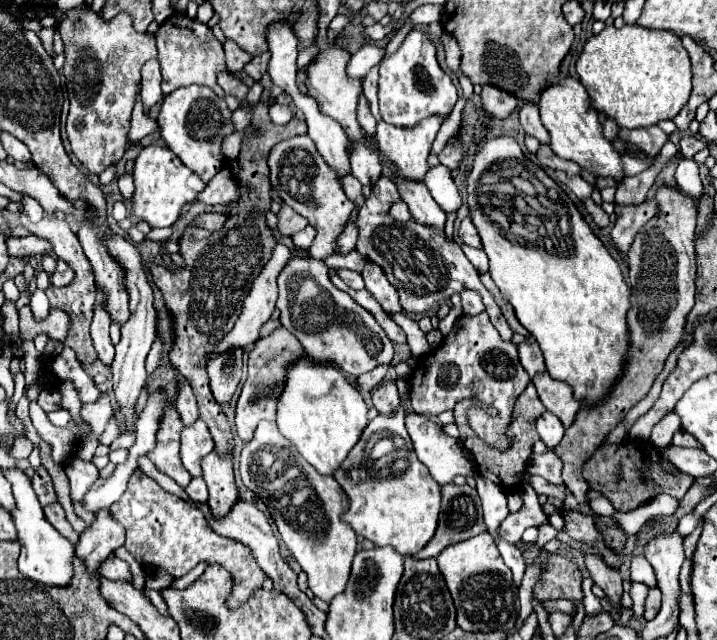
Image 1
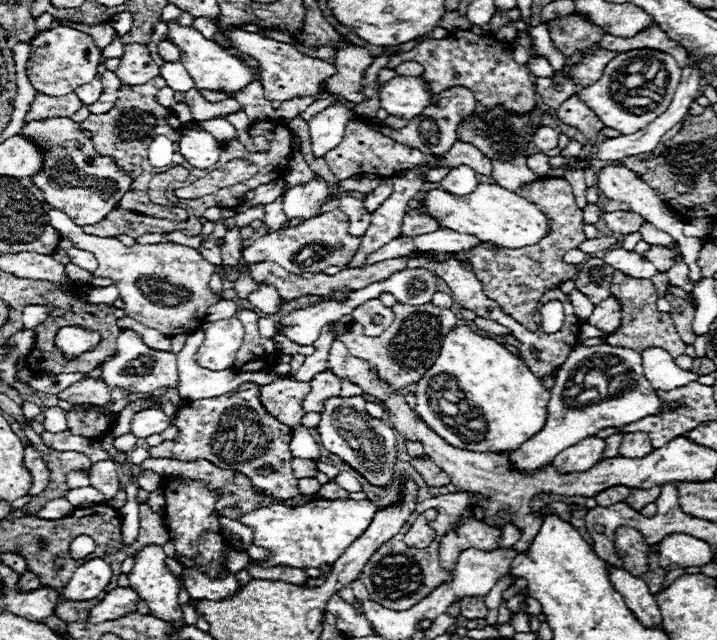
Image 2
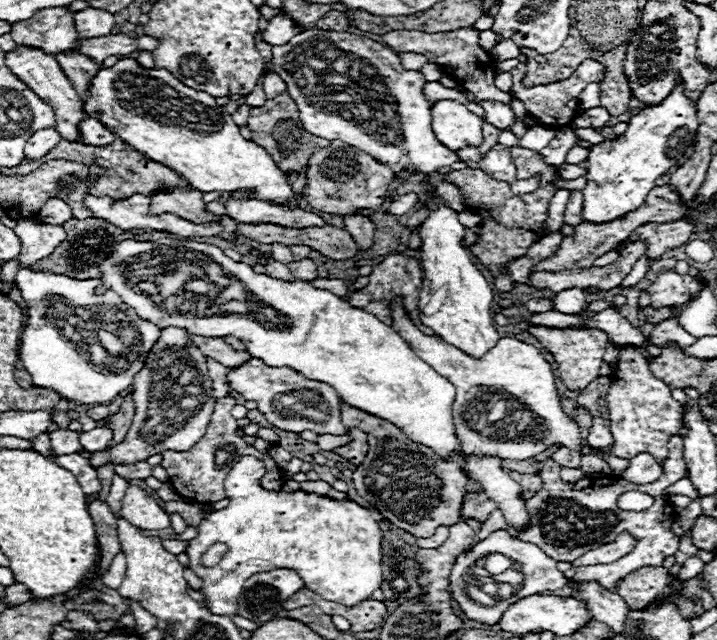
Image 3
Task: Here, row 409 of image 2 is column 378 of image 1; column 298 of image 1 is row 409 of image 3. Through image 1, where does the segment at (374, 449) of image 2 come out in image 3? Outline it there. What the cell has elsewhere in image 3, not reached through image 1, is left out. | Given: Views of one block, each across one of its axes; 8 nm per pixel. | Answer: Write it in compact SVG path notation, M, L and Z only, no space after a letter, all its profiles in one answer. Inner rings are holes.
M252 358L240 368L232 368L226 376L232 390L240 392L246 400L256 402L258 410L266 416L266 420L286 432L302 432L312 430L320 434L342 436L348 428L342 424L340 412L340 396L332 390L332 386L324 382L306 380L290 368L272 368L258 358Z

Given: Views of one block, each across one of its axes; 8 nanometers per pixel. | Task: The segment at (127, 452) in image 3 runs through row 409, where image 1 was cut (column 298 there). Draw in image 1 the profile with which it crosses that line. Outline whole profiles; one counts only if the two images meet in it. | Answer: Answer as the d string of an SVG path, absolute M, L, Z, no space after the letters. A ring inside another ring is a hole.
M294 136L284 140L282 144L276 144L268 158L270 166L270 180L272 188L278 192L278 196L300 216L304 216L310 226L316 228L316 238L310 246L310 256L314 258L326 258L330 254L338 252L338 236L342 234L354 204L346 198L336 172L324 162L324 158L318 154L314 142L304 136Z

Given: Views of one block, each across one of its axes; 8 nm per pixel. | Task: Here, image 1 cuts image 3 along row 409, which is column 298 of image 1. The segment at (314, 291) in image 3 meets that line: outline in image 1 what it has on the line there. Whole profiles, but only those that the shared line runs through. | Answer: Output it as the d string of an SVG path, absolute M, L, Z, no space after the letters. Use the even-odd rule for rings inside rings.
M302 356L288 366L284 392L278 398L278 430L320 474L332 474L350 448L358 442L364 424L368 424L368 408L356 386L348 382L344 372L332 364Z

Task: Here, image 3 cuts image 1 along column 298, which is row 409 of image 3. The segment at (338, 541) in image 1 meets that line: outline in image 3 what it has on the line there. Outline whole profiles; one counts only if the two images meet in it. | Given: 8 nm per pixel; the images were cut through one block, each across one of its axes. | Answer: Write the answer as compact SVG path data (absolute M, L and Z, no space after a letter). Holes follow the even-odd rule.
M398 298L392 304L392 316L396 332L404 336L414 352L456 386L452 416L456 416L456 434L466 452L494 454L504 460L530 460L552 446L580 451L580 426L564 412L552 366L538 348L516 338L500 338L496 348L482 360L474 360L438 336L424 336L410 322Z

